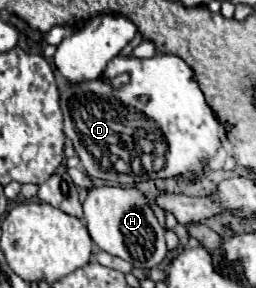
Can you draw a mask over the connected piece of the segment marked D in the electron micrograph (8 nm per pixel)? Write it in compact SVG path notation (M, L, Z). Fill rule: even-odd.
M118 55L108 63L104 79L76 85L68 83L68 89L60 95L60 107L64 113L64 133L72 141L86 173L112 185L134 185L146 179L166 179L178 175L194 177L204 167L204 157L212 157L218 151L224 143L226 131L230 129L208 107L198 83L192 79L192 69L176 55L154 55L152 59ZM124 71L130 73L130 83L114 89L110 81ZM140 95L146 95L150 101L146 105L140 103Z

